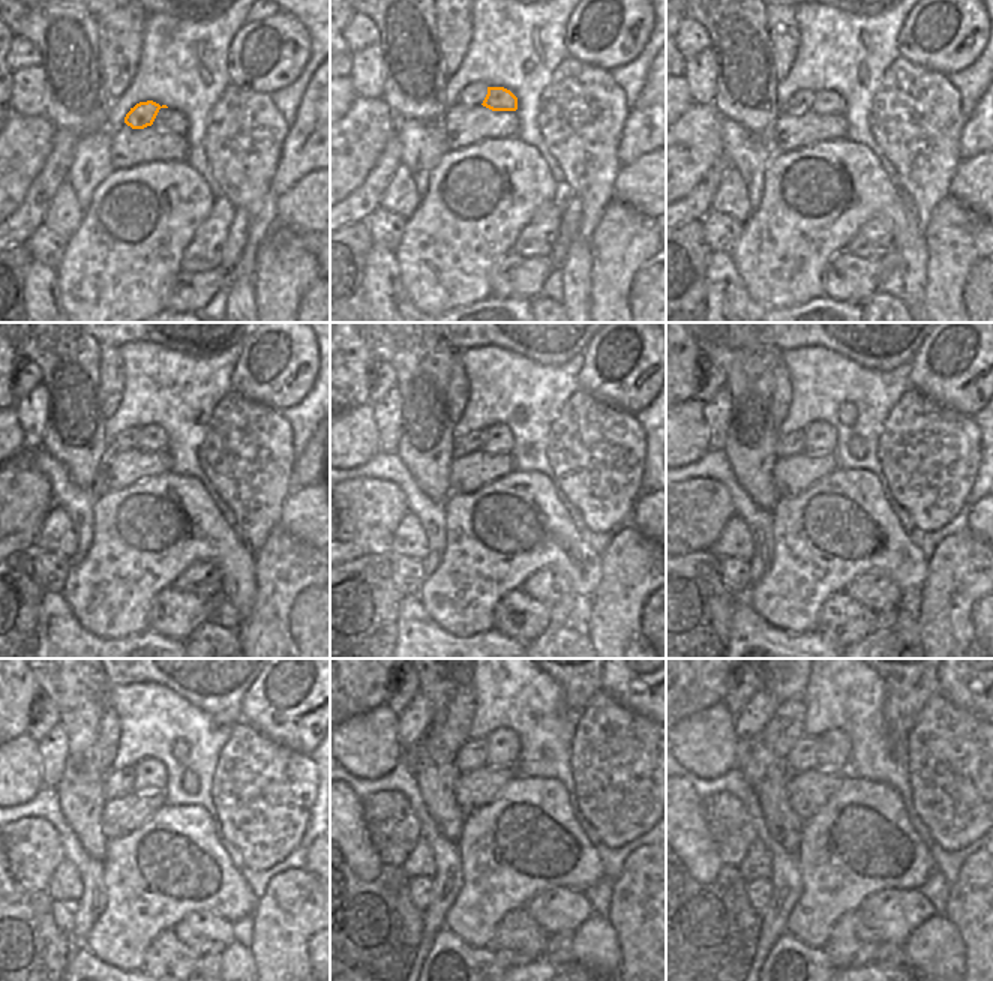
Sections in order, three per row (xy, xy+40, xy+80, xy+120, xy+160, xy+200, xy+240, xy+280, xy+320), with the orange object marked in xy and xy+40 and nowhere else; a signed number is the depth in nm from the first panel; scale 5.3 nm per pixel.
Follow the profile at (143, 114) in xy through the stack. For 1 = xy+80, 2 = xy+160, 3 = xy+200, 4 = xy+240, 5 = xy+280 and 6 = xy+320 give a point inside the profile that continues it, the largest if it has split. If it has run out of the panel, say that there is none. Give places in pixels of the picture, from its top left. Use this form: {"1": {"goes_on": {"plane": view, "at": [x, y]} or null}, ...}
{"1": {"goes_on": {"plane": "xy+80", "at": [825, 101]}}, "2": {"goes_on": {"plane": "xy+160", "at": [492, 438]}}, "3": {"goes_on": {"plane": "xy+200", "at": [819, 437]}}, "4": {"goes_on": {"plane": "xy+240", "at": [149, 774]}}, "5": {"goes_on": {"plane": "xy+280", "at": [503, 744]}}, "6": {"goes_on": {"plane": "xy+320", "at": [834, 750]}}}

